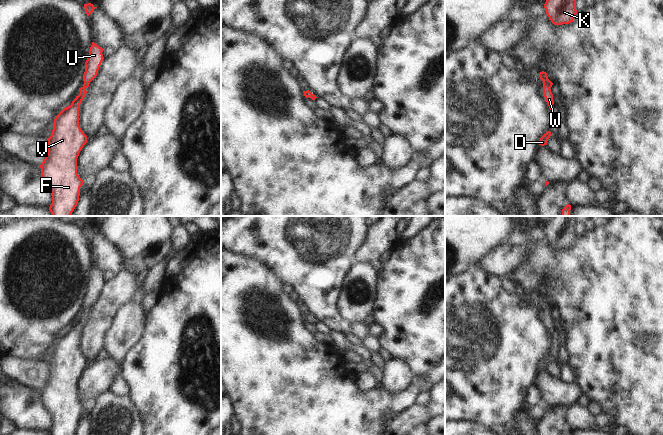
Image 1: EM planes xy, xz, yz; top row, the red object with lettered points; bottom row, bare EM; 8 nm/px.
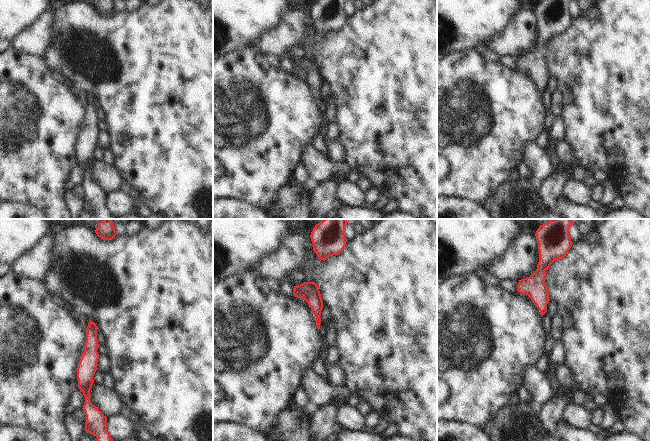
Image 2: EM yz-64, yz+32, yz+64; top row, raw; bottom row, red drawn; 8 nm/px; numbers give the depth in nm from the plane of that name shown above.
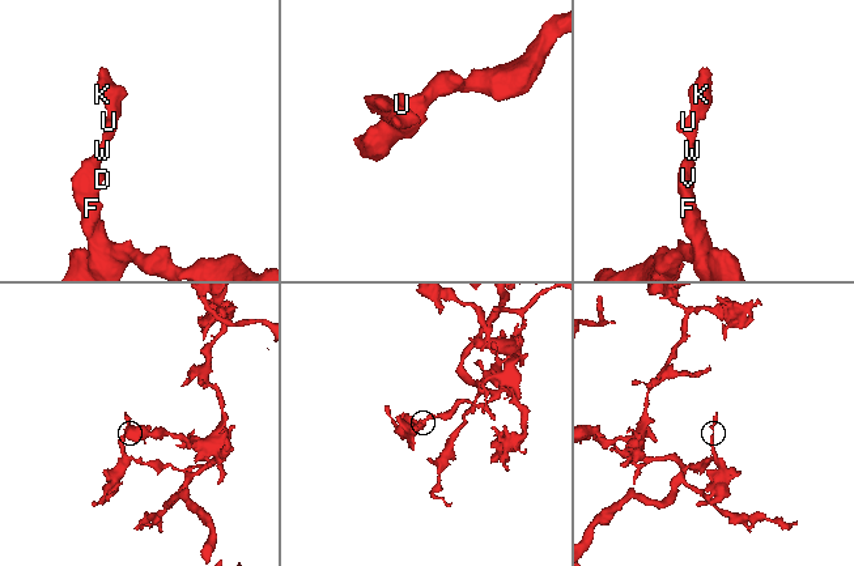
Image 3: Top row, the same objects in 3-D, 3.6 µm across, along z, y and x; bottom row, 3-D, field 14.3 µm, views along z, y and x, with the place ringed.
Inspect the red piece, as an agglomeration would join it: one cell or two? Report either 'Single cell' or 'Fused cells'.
Single cell.

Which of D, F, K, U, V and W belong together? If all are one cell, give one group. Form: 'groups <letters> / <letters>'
groups D F K U V W

